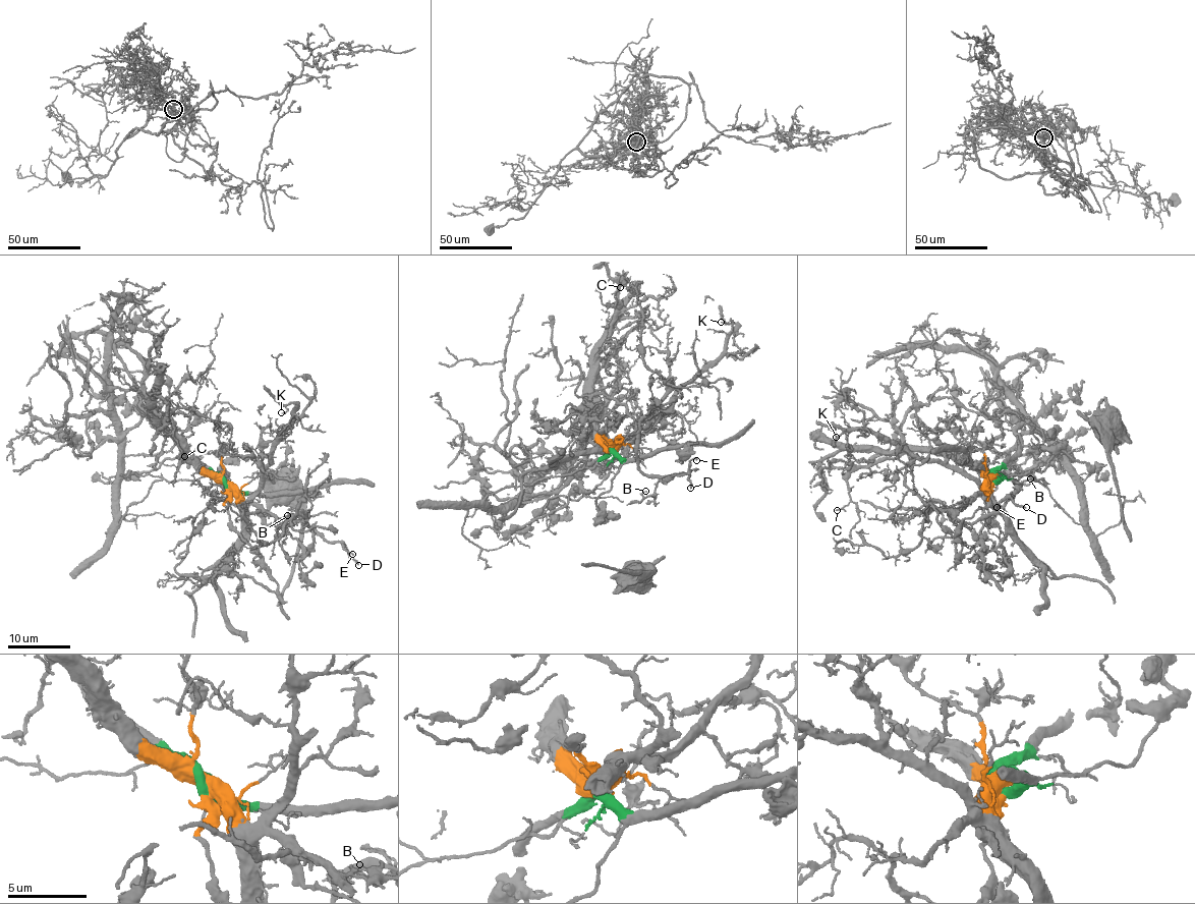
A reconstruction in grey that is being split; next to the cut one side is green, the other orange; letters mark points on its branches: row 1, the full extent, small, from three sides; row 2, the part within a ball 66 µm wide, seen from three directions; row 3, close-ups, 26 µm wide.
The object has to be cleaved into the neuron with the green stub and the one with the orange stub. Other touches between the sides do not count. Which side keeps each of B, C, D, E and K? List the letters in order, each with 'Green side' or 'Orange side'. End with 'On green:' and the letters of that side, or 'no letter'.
B: Orange side
C: Orange side
D: Orange side
E: Orange side
K: Orange side
On green: no letter

